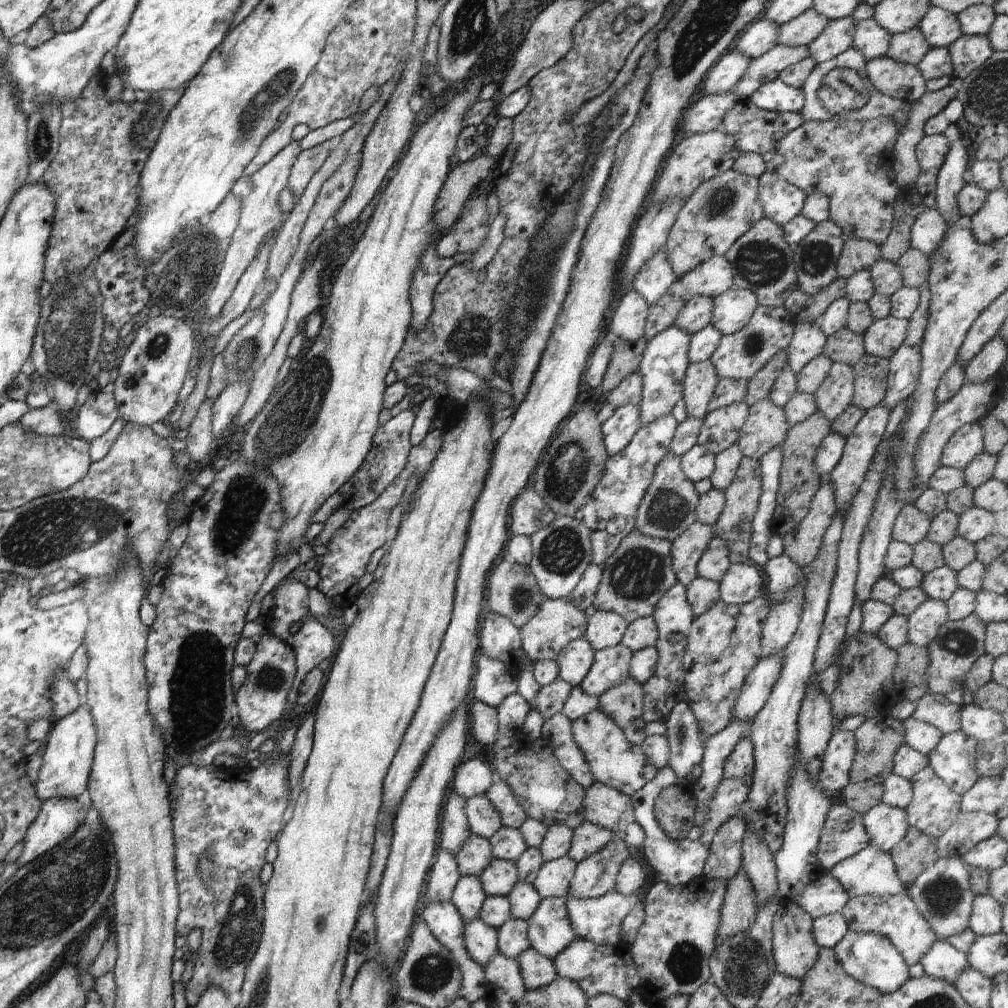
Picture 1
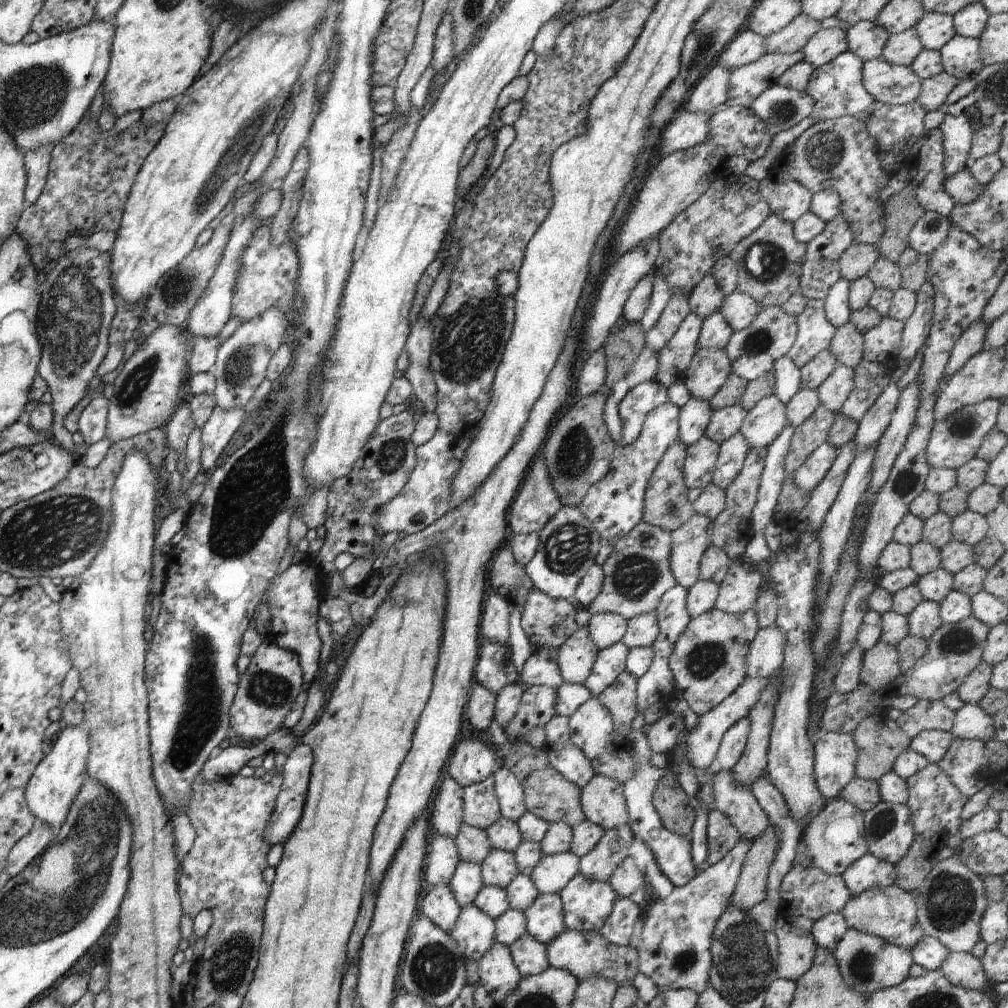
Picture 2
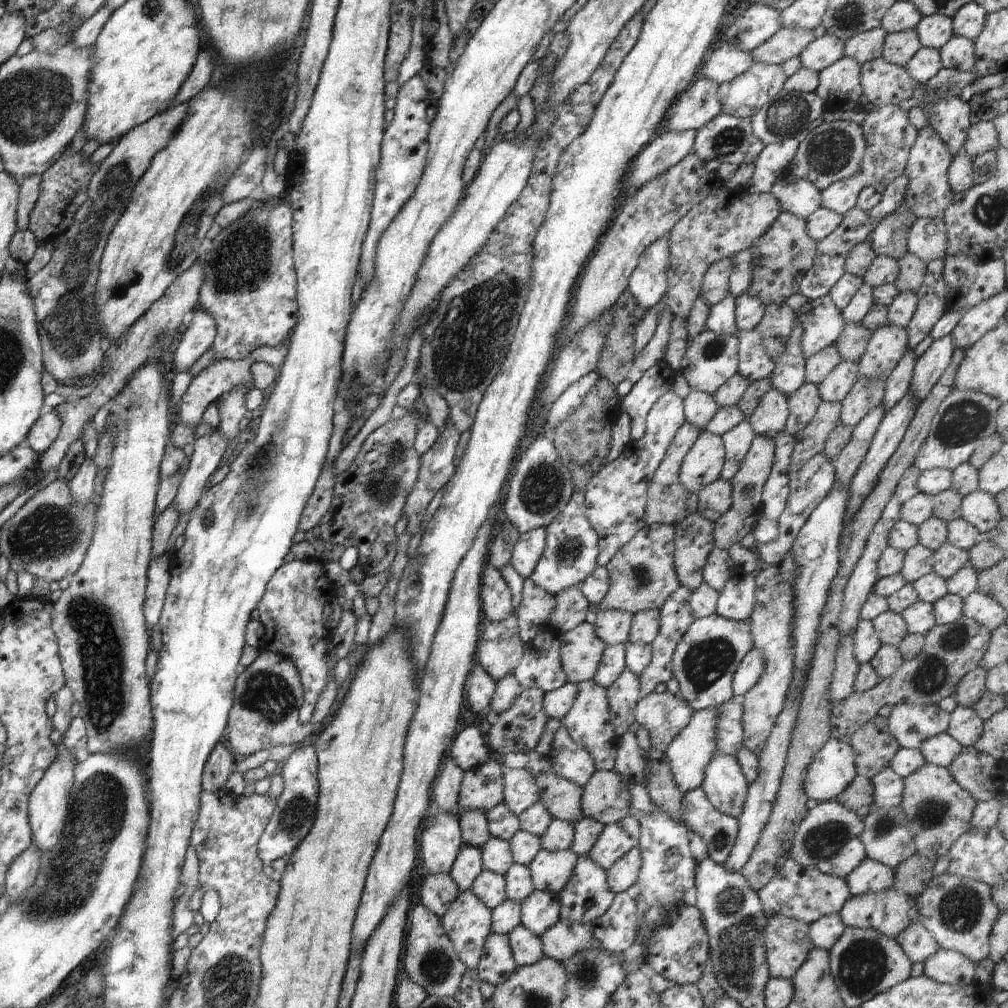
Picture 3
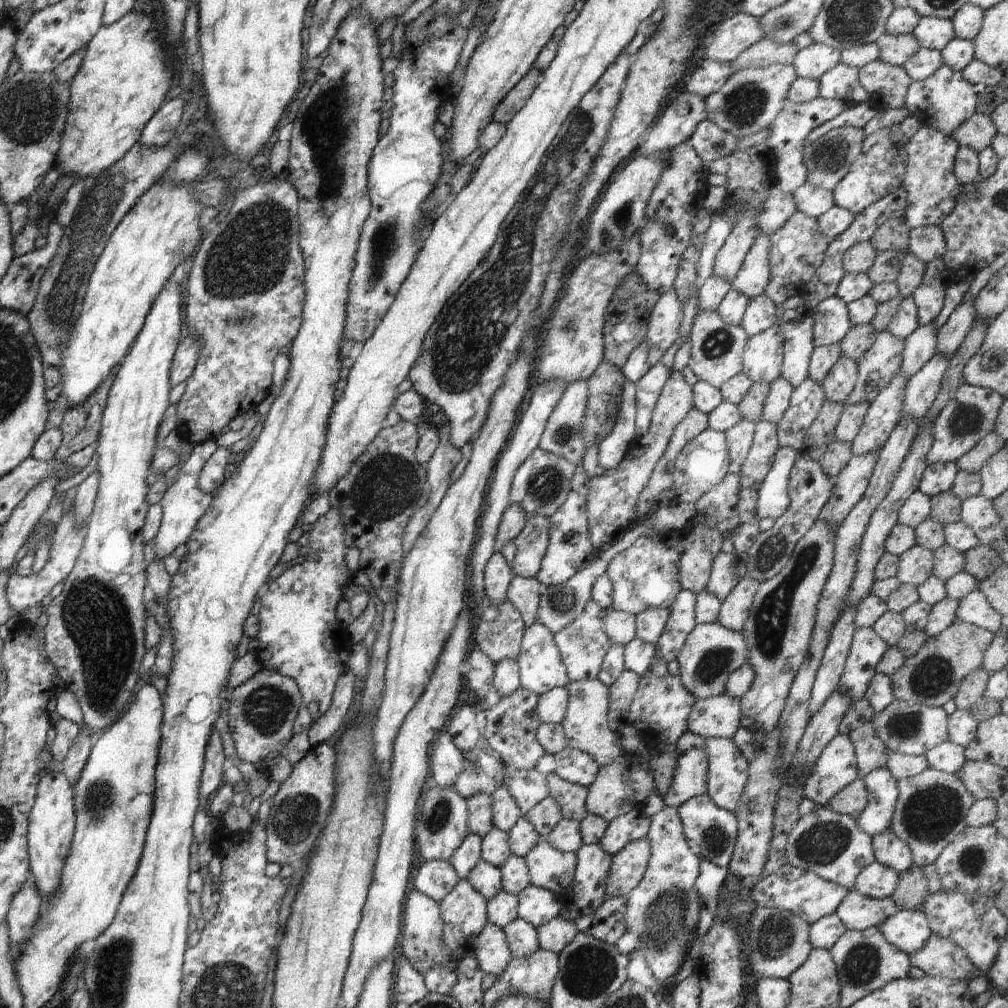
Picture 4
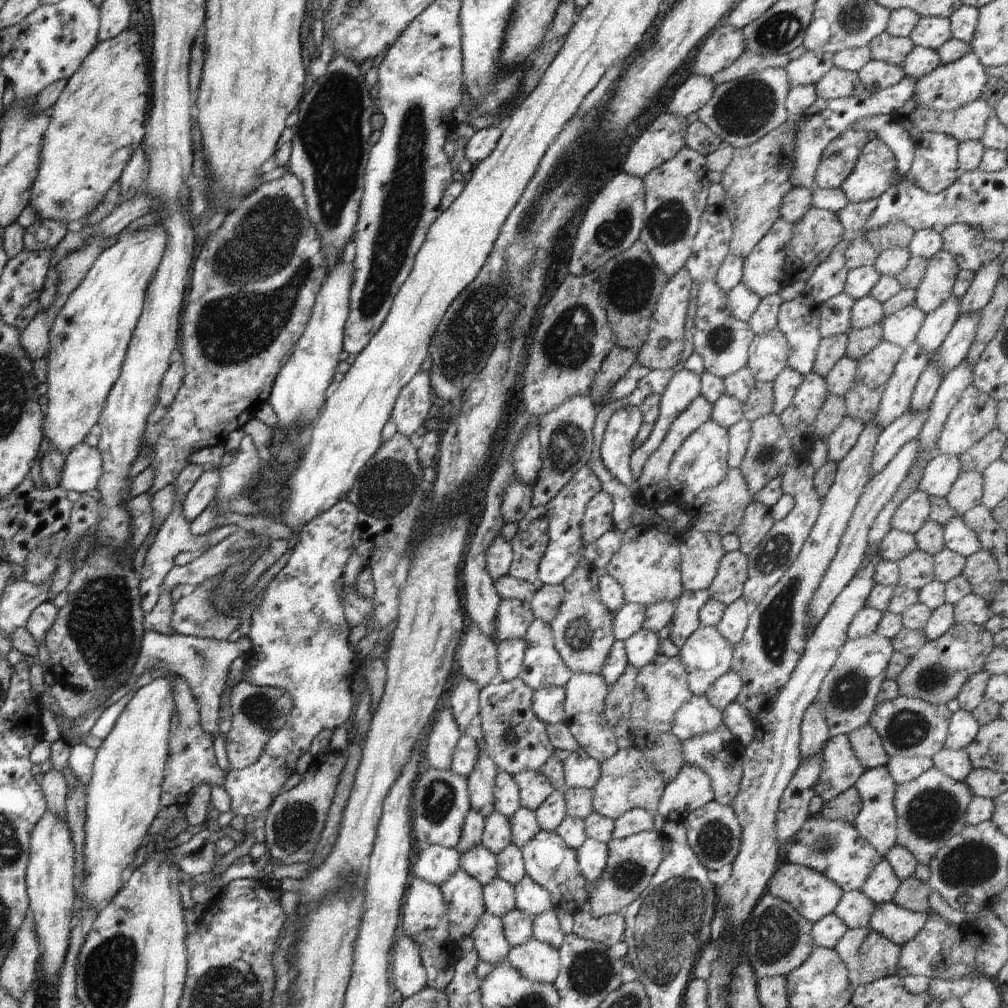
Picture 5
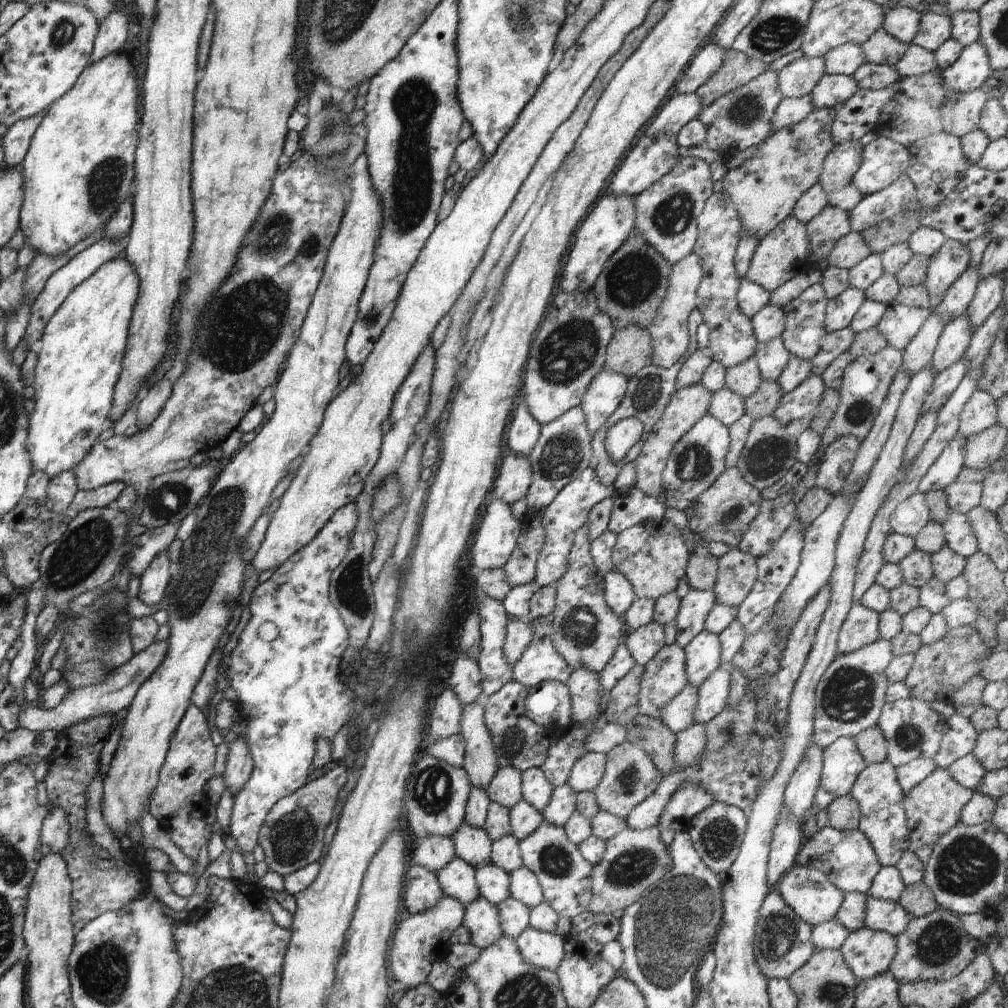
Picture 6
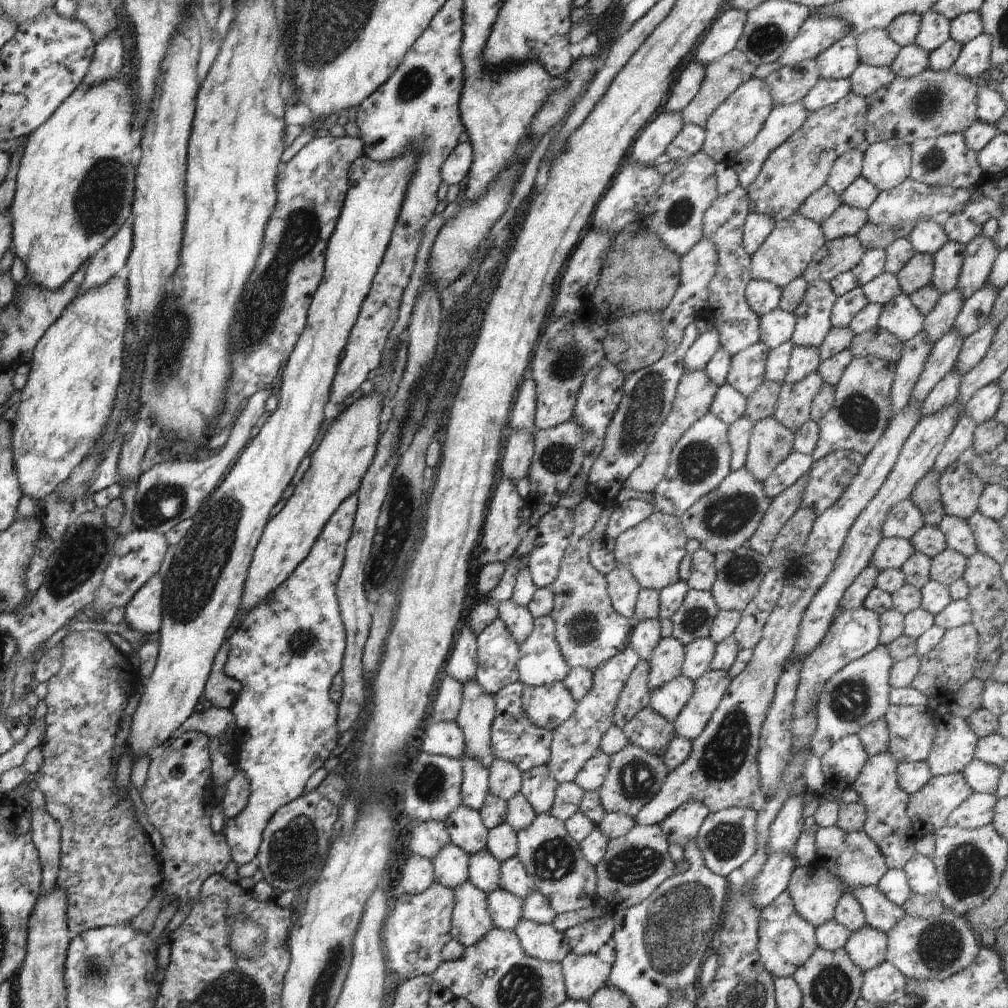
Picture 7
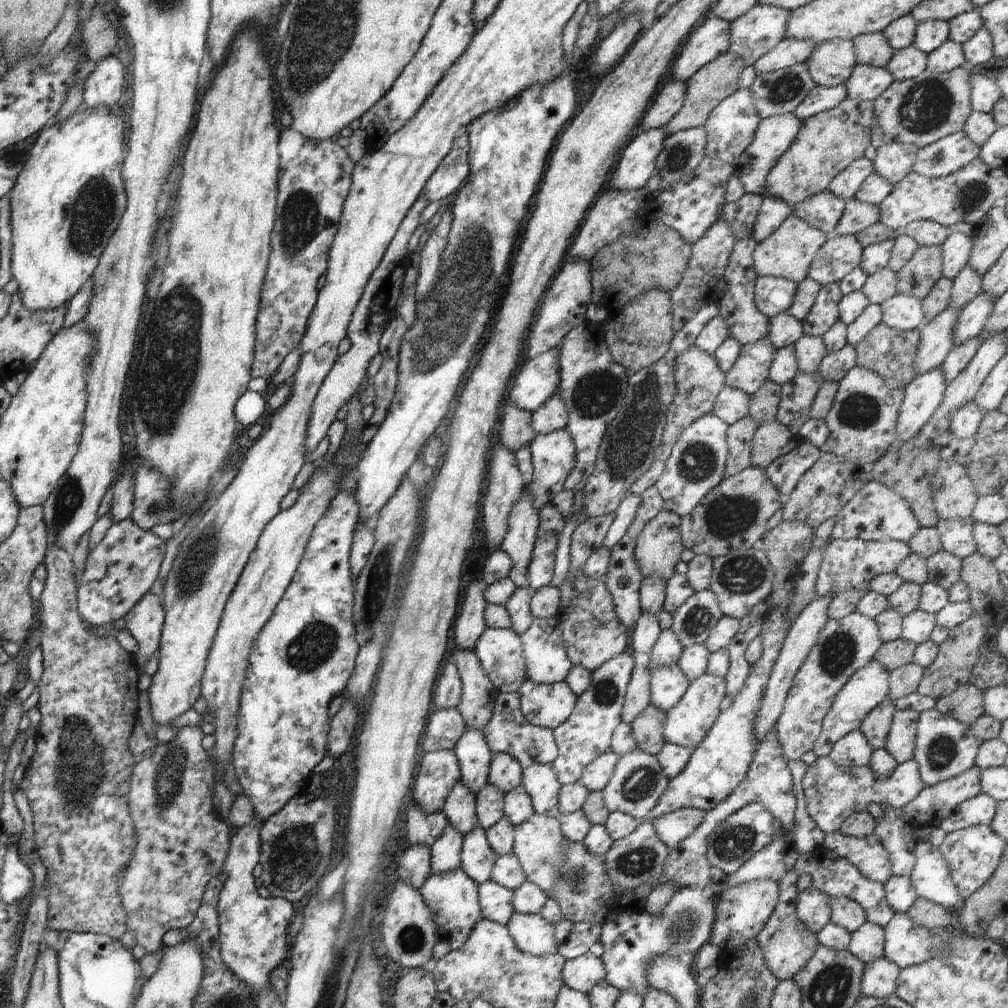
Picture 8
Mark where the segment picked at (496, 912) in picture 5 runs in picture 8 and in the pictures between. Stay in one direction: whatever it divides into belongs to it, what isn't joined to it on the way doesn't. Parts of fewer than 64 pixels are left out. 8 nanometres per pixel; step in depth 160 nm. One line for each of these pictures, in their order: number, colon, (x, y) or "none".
6: (493, 882)
7: (483, 869)
8: (477, 858)

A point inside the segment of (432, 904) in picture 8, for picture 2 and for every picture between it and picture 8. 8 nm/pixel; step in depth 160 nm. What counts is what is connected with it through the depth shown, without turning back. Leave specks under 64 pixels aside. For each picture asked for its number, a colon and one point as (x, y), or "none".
2: (497, 973)
3: (496, 964)
4: (492, 952)
5: (491, 946)
6: (481, 918)
7: (470, 921)

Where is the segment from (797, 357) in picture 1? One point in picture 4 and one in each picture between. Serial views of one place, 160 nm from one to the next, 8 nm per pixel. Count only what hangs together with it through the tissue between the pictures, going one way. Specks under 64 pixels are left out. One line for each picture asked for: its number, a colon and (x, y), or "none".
2: (815, 333)
3: (821, 322)
4: (831, 317)

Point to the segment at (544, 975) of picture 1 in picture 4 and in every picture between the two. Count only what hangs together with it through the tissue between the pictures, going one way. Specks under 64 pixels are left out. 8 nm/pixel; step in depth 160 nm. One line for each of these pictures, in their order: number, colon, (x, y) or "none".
2: (529, 956)
3: (527, 949)
4: (522, 938)

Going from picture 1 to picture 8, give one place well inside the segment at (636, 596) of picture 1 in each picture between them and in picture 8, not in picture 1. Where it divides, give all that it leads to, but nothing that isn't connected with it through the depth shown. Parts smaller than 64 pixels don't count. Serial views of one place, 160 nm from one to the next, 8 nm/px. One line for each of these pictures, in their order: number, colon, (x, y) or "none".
2: (637, 574)
3: (642, 574)
4: (645, 576)
5: (648, 566)
6: (653, 556)
7: (652, 551)
8: (658, 547)

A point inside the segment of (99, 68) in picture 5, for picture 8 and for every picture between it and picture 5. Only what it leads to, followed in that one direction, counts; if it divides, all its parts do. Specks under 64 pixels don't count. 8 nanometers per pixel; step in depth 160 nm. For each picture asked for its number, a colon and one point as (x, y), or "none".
6: (79, 167)
7: (75, 184)
8: (67, 201)

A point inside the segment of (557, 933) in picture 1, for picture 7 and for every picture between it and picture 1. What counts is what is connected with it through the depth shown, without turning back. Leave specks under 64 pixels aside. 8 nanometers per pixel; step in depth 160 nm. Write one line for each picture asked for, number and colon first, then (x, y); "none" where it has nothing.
2: (545, 920)
3: (540, 911)
4: (536, 905)
5: (531, 898)
6: (524, 886)
7: (513, 877)

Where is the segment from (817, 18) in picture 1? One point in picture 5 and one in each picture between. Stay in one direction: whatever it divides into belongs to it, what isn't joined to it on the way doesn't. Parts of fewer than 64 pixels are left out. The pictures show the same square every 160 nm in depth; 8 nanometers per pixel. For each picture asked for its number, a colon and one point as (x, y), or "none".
2: (793, 38)
3: (784, 44)
4: (765, 52)
5: (748, 63)

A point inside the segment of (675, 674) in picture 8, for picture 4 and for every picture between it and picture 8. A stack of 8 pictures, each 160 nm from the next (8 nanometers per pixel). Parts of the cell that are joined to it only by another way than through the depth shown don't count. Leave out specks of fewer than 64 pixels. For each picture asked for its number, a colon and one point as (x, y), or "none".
4: (719, 716)
5: (696, 716)
6: (677, 715)
7: (668, 700)

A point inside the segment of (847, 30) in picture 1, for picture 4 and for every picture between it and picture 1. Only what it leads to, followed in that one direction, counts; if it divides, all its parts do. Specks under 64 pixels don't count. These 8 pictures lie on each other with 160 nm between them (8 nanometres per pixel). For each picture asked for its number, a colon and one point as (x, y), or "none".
2: (825, 45)
3: (825, 50)
4: (811, 62)

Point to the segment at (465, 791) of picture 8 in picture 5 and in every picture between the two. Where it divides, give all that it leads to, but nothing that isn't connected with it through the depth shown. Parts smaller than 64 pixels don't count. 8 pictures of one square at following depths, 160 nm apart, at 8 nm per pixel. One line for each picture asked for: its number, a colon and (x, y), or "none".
5: (480, 862)
6: (473, 845)
7: (465, 828)

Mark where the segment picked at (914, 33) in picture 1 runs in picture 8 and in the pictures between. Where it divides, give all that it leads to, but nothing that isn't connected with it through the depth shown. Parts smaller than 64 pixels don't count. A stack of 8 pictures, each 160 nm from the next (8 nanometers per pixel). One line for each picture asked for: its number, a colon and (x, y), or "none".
2: (901, 48)
3: (898, 49)
4: (895, 49)
5: (885, 48)
6: (880, 49)
7: (875, 48)
8: (872, 49)

